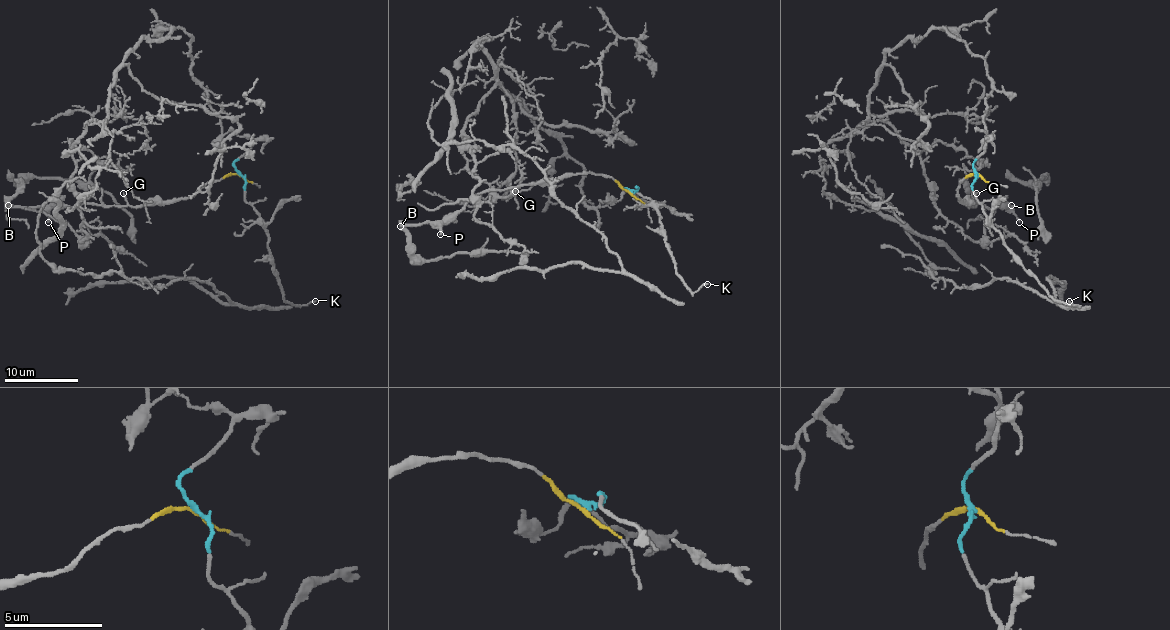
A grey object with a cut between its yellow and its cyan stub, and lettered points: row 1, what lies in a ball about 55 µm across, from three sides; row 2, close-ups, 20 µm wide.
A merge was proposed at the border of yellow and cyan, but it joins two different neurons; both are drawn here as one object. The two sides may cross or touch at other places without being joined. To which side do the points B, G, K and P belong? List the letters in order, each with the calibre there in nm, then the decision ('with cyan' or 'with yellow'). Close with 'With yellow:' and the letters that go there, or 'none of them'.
B: 280 nm | with yellow
G: 140 nm | with yellow
K: 100 nm | with cyan
P: 140 nm | with yellow
With yellow: B, G, P

